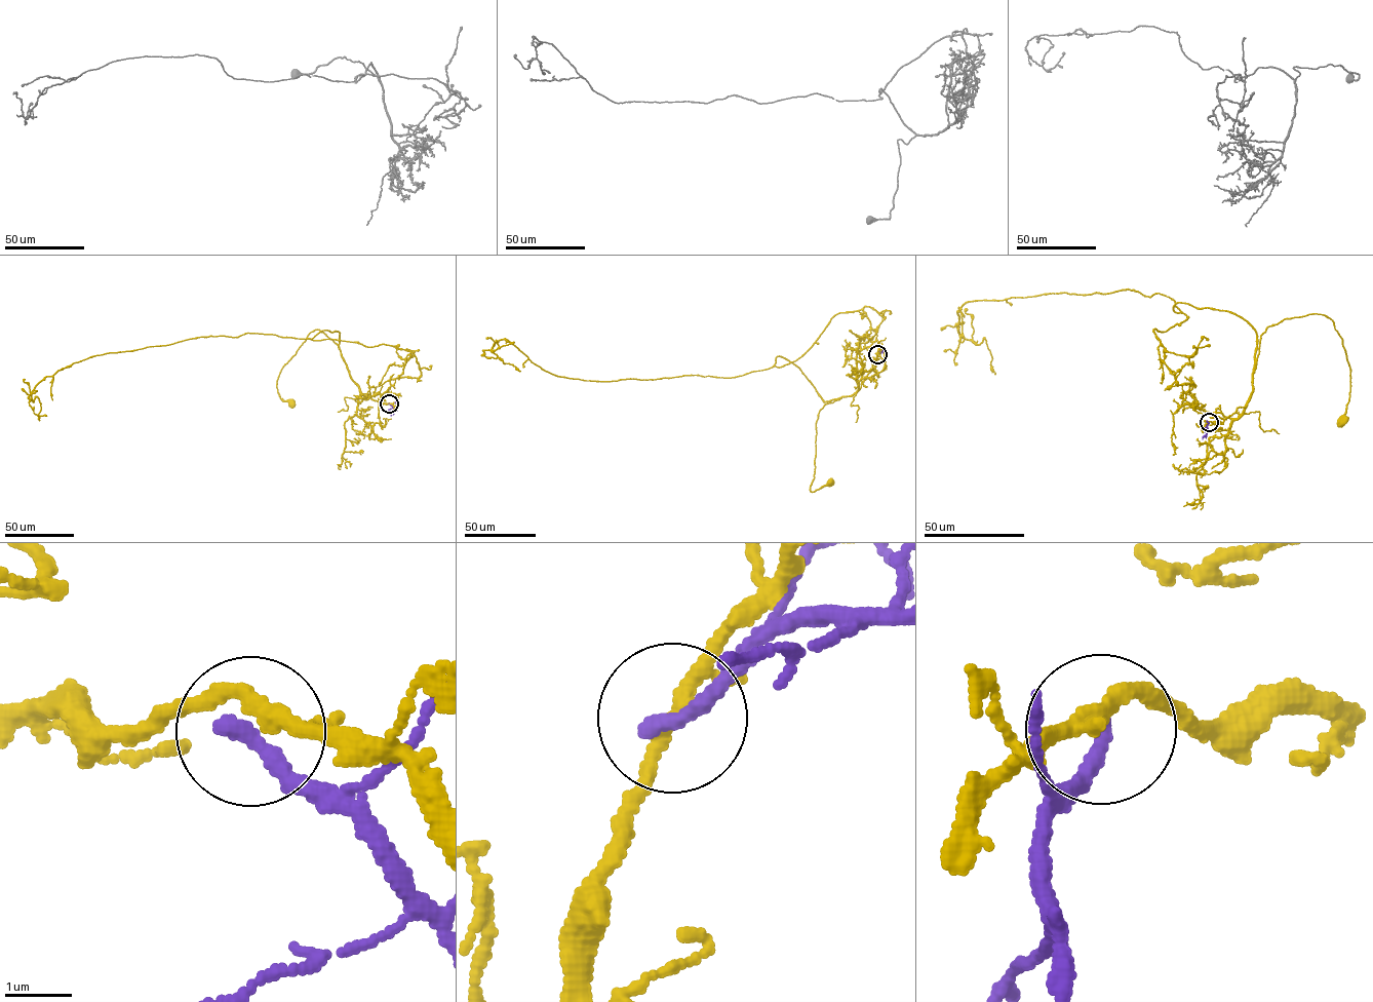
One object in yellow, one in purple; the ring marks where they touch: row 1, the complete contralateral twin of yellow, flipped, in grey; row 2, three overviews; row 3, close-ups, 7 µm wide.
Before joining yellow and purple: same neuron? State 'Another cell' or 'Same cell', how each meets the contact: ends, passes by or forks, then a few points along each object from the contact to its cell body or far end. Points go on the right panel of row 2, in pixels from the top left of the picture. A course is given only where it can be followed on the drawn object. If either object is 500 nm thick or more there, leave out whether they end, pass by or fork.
Another cell. At the ring yellow forks. At the ring purple ends. Course of yellow: (1209, 422), (1223, 422), (1245, 406), (1267, 328), (1321, 313), (1333, 322), (1350, 369), (1342, 420). Course of purple: (1209, 422), (1202, 438)

